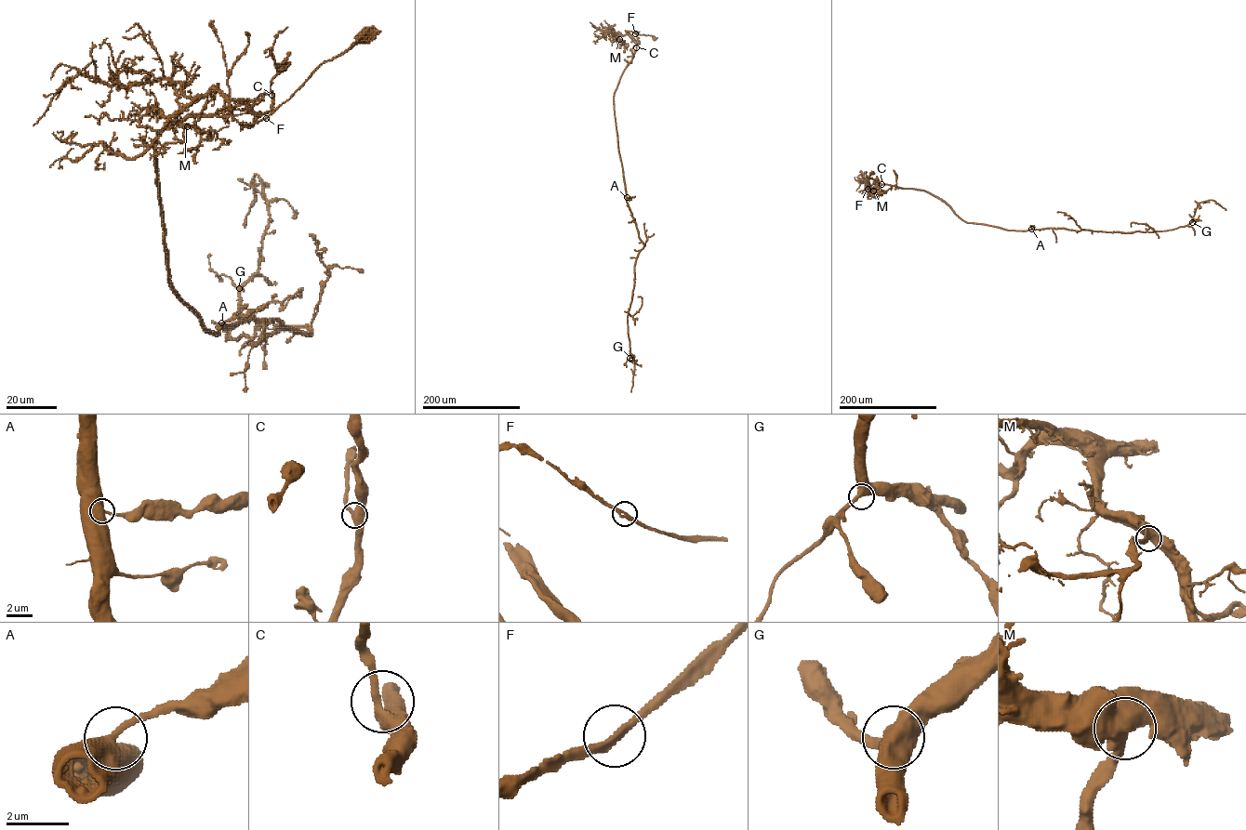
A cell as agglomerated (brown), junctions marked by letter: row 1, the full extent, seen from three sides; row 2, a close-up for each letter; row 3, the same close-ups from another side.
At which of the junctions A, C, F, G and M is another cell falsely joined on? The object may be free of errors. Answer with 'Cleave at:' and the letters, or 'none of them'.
Cleave at: none of them

